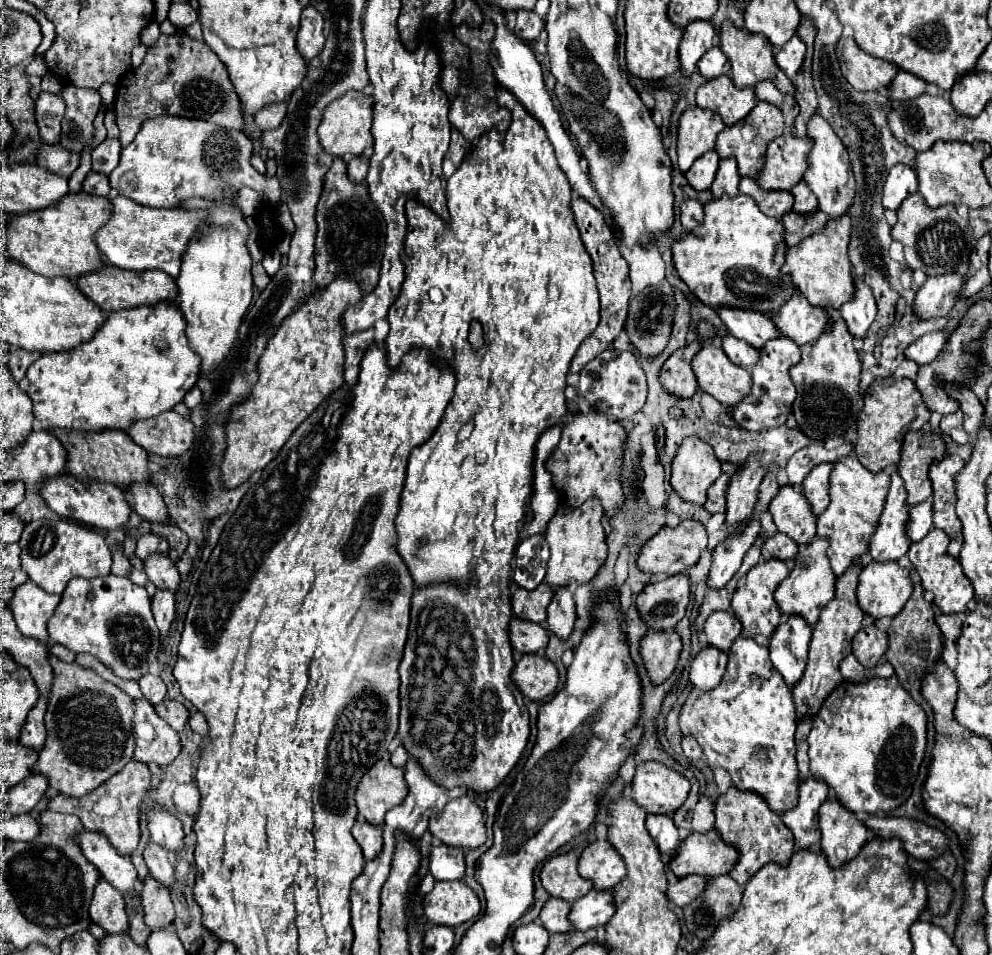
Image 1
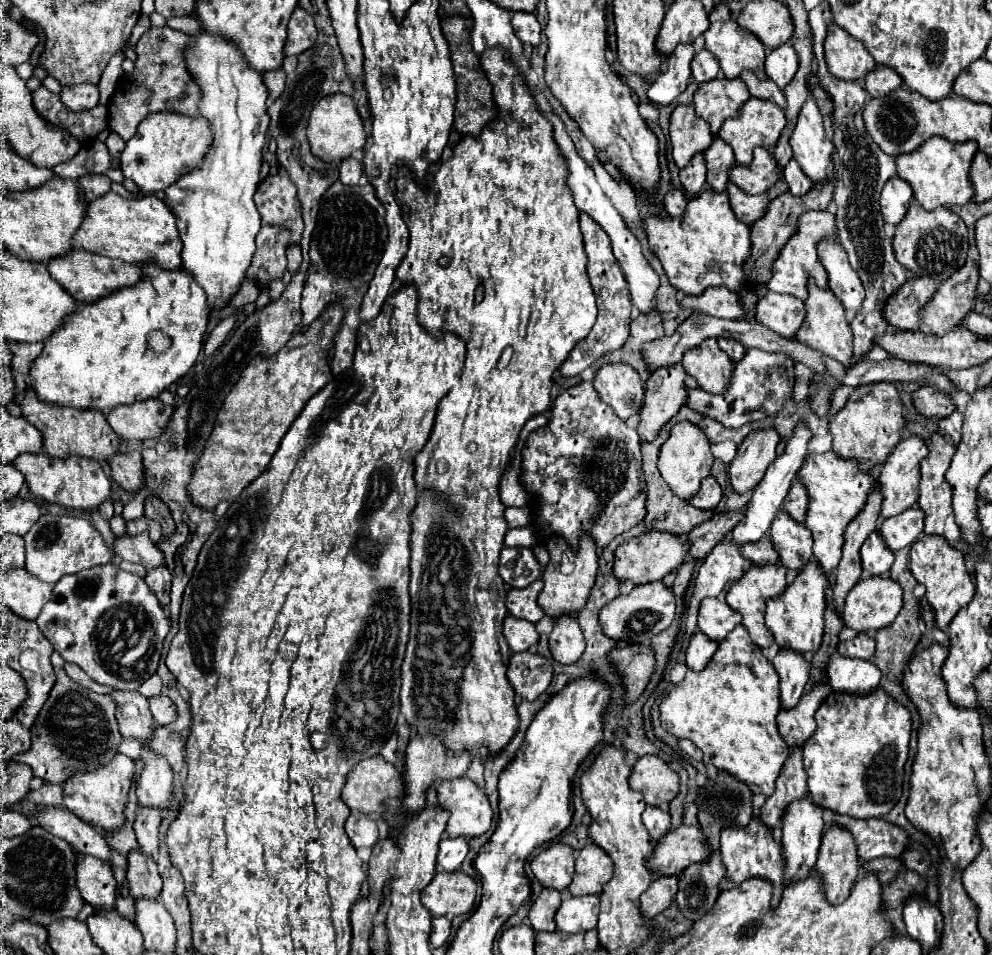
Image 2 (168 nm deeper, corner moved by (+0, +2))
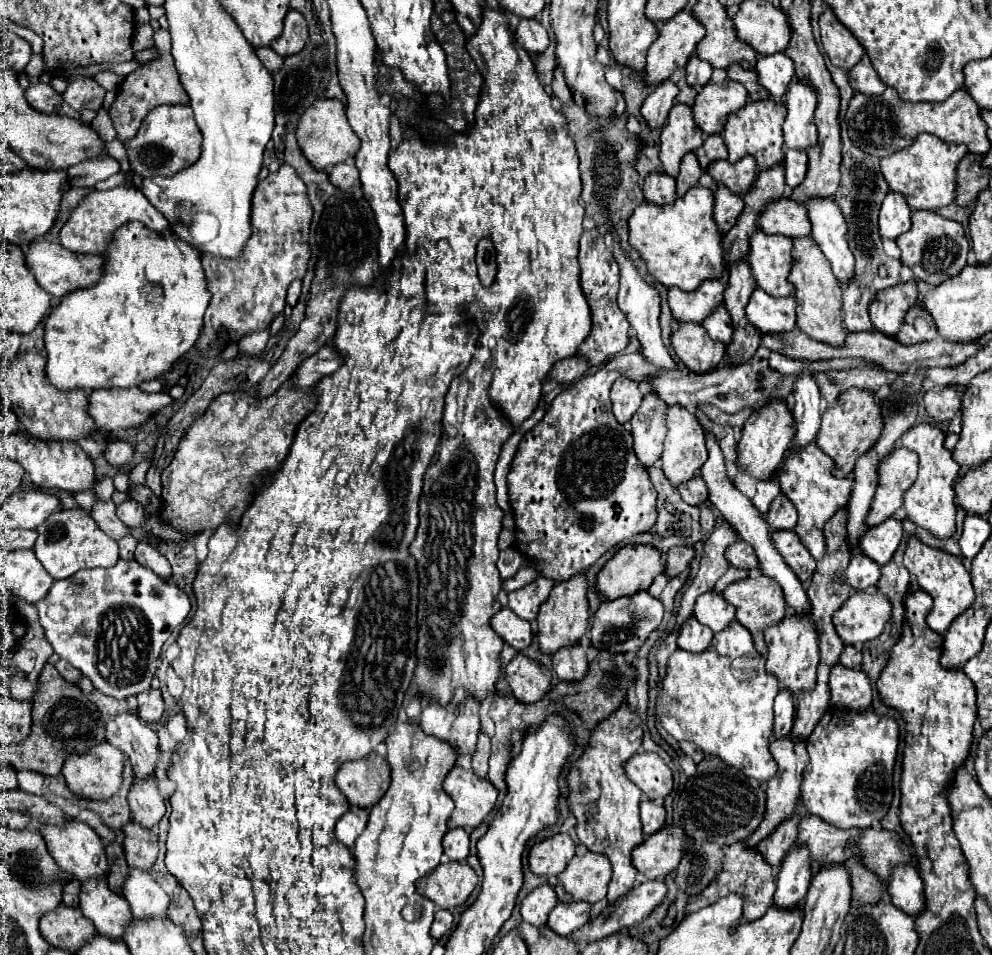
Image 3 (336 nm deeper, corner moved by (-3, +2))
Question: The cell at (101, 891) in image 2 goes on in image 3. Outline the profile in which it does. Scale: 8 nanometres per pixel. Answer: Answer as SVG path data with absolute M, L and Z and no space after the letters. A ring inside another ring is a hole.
M72 818L72 824L68 828L44 828L40 826L40 834L44 840L48 840L48 850L52 852L56 864L72 874L78 882L88 882L88 880L106 880L110 872L110 864L106 860L106 850L98 838L98 834L88 828L86 824L80 824Z

